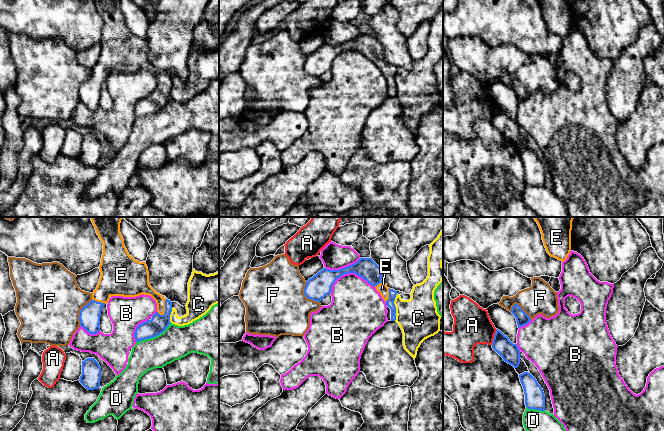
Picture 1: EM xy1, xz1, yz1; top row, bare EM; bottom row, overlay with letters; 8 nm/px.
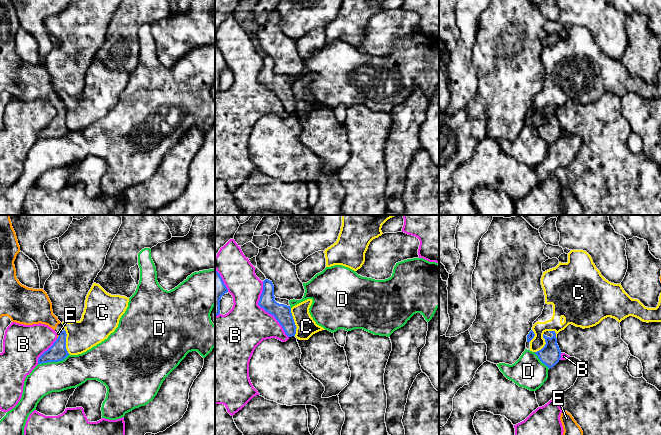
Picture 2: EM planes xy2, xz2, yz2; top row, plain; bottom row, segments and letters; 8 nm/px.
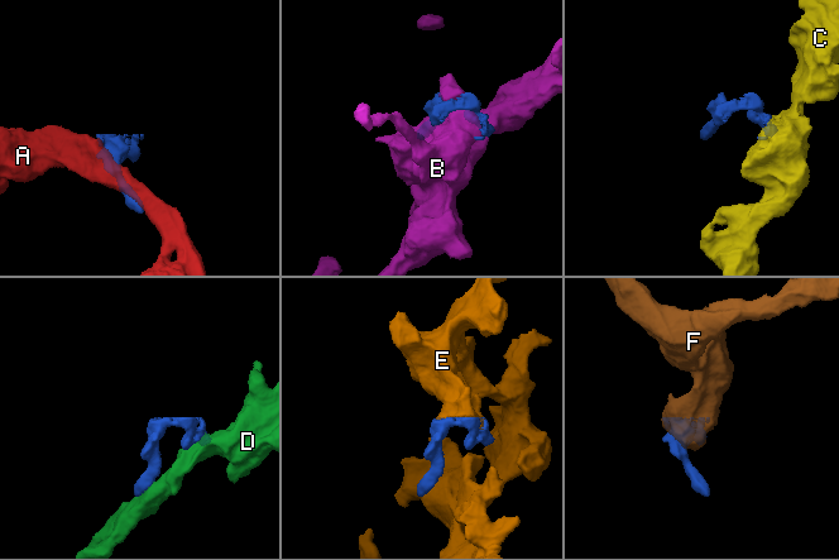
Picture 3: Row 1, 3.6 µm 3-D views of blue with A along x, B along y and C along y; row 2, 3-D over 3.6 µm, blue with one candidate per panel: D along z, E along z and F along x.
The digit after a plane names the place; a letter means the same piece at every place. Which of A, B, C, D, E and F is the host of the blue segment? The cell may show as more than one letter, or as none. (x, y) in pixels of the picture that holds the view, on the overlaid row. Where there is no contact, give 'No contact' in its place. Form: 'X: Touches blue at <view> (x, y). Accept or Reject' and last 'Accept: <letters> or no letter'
A: Touches blue at yz1 (494, 337). Reject
B: Touches blue at xz2 (265, 310). Reject
C: Touches blue at xz2 (294, 322). Reject
D: Touches blue at xy1 (154, 336). Reject
E: Touches blue at xy1 (165, 308). Accept
F: Touches blue at xz1 (306, 296). Reject
Accept: E

